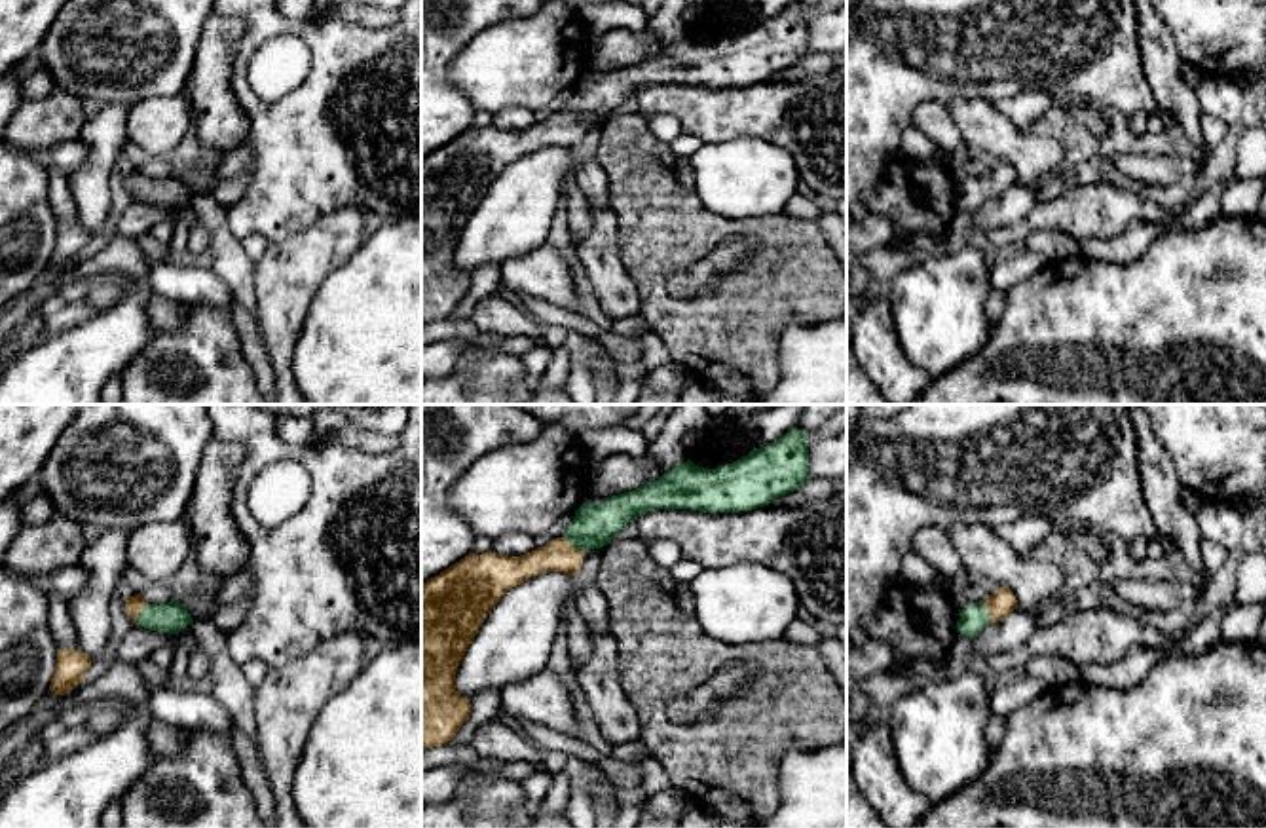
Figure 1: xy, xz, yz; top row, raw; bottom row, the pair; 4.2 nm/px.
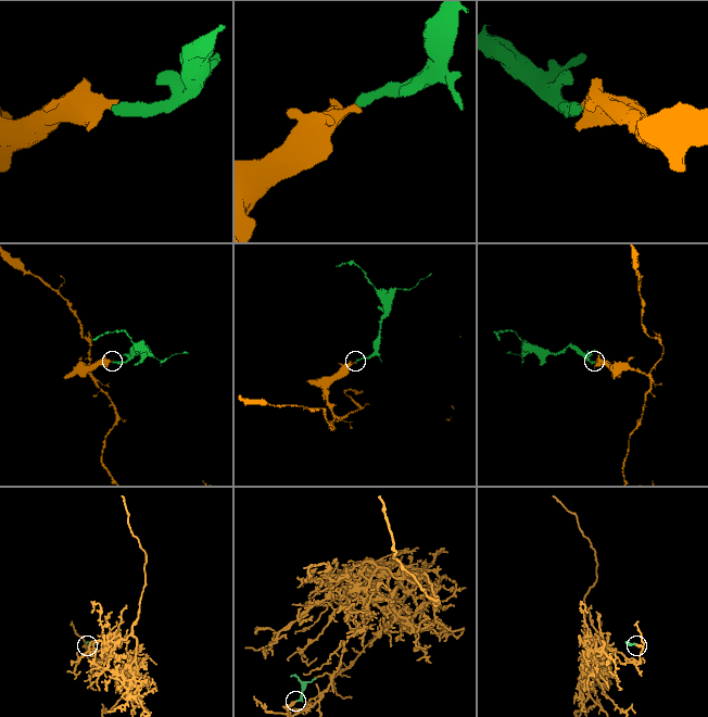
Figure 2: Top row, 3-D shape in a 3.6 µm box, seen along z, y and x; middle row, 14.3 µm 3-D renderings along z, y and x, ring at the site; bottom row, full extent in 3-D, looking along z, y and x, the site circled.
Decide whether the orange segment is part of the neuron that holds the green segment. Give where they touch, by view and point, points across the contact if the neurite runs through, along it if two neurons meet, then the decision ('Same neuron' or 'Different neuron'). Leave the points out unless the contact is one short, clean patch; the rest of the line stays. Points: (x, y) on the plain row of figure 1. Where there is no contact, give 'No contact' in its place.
Touches green at xz (574, 120). Path across: xz (595, 99), (574, 120), (558, 130). Same neuron

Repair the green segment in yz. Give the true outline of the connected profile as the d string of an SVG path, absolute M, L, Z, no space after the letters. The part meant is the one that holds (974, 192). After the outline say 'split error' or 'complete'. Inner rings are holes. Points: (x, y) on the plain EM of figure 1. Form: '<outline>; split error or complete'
M998 161L985 177L972 177L962 184L957 205L972 215L989 198L1004 194L1014 184L1017 184L1014 167L1008 161Z; split error

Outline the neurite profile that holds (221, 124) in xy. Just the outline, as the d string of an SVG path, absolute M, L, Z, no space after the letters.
M213 11L199 36L184 91L194 108L197 141L205 156L224 156L251 131L251 122L232 91L233 47L243 32L245 21L239 15Z

